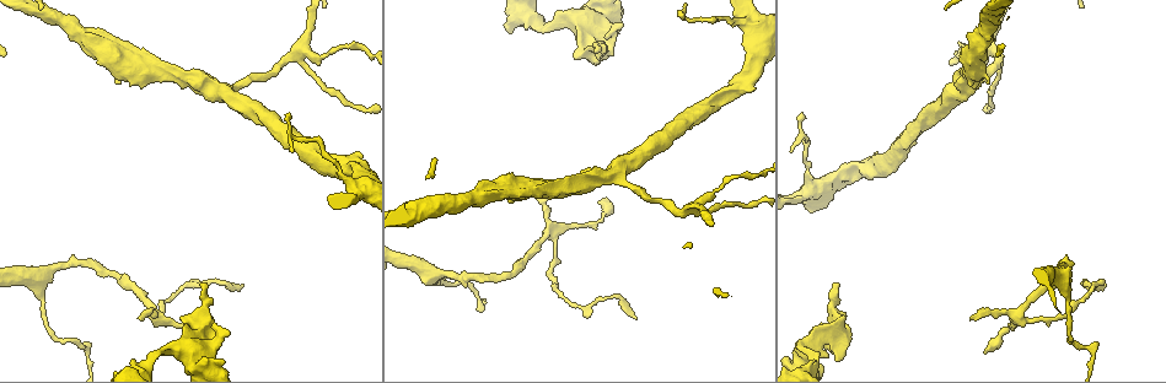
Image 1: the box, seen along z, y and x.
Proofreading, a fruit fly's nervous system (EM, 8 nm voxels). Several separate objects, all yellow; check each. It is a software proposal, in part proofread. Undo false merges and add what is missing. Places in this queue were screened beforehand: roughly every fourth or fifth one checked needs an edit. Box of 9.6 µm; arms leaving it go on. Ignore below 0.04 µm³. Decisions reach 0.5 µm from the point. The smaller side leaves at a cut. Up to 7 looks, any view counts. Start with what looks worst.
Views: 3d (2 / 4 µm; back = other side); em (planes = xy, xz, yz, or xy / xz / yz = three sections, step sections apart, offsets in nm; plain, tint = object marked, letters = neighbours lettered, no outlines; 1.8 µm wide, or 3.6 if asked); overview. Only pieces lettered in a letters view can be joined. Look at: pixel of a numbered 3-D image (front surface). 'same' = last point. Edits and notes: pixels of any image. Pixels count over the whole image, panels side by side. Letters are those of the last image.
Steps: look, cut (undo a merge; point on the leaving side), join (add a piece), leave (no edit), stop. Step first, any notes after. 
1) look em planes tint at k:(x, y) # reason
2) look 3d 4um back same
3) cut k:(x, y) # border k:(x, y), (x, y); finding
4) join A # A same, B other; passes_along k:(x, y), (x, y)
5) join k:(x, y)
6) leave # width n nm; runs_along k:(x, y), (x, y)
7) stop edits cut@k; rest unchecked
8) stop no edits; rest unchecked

look em planes plain at 1:(600, 48) # free end

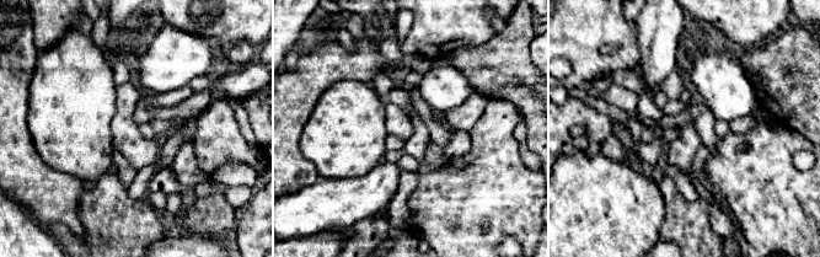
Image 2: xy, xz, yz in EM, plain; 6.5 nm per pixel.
look em planes tint same # where the object lies

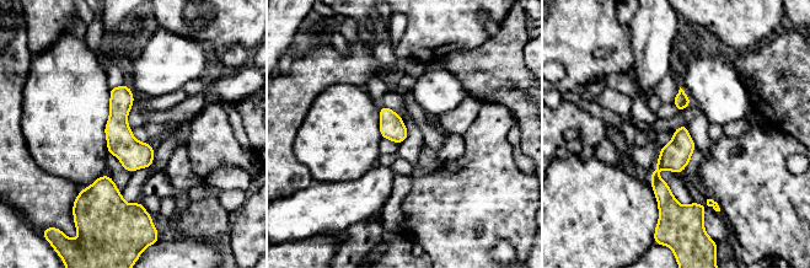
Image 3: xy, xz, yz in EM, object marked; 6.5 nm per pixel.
look em planes letters same

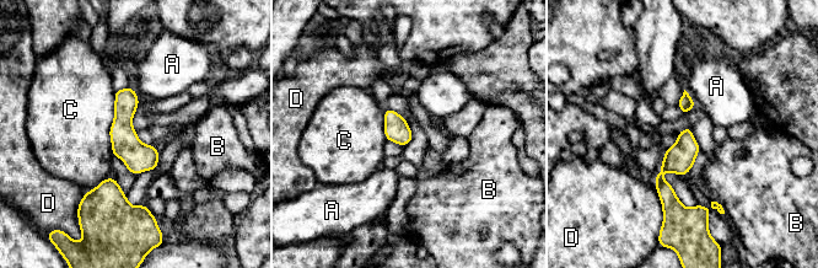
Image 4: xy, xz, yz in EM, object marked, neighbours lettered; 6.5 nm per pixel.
leave # A other, B other, C other, D other; runs_along 4:(120, 92), (123, 137), (152, 166); no lettered piece goes on from it

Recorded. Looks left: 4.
look 3d 4um at 1:(606, 197) # free end

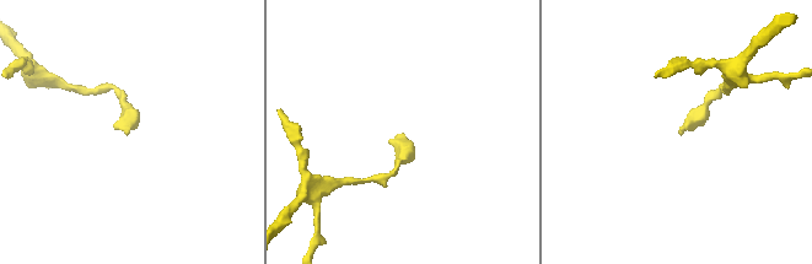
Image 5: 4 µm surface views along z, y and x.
look em xz step 8 tint at 5:(678, 130)

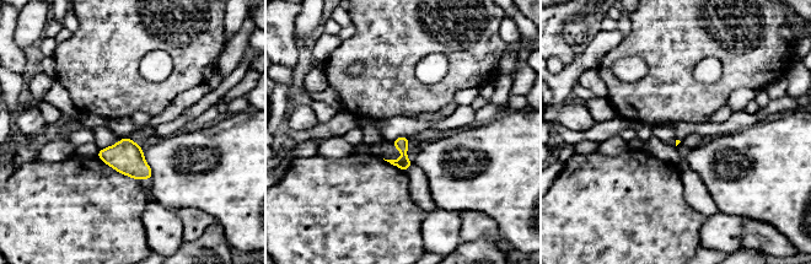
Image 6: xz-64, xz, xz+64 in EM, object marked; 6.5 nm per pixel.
look em planes letters same

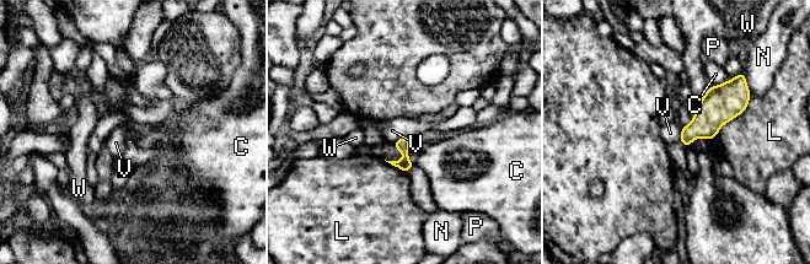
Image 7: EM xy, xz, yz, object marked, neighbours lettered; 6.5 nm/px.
leave # C other, L other, N other, P other, V other, W other; border 7:(411, 140), (398, 138), (393, 143); none of them fits

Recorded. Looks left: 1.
stop no edits; rest unchecked

